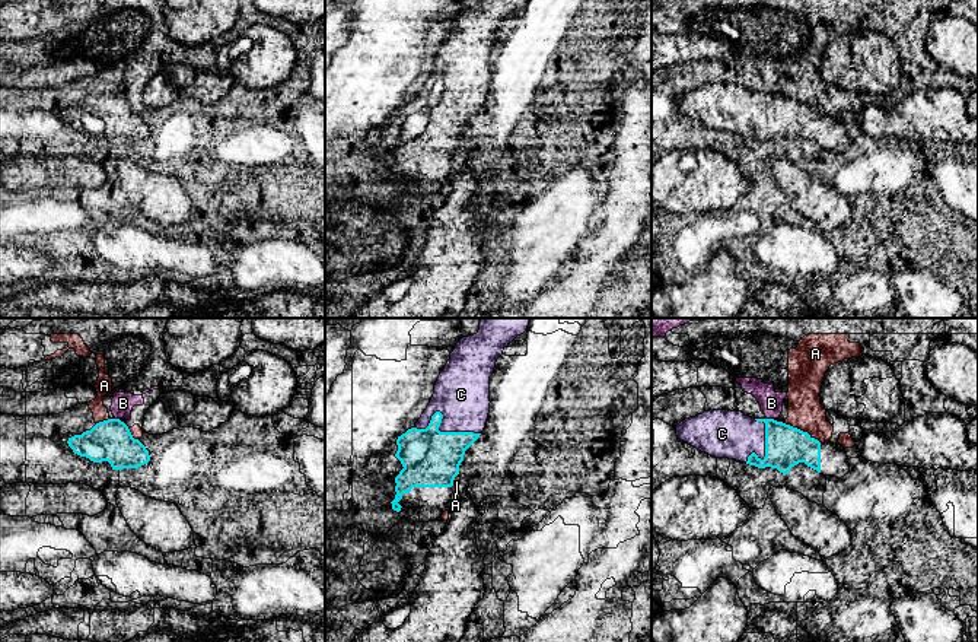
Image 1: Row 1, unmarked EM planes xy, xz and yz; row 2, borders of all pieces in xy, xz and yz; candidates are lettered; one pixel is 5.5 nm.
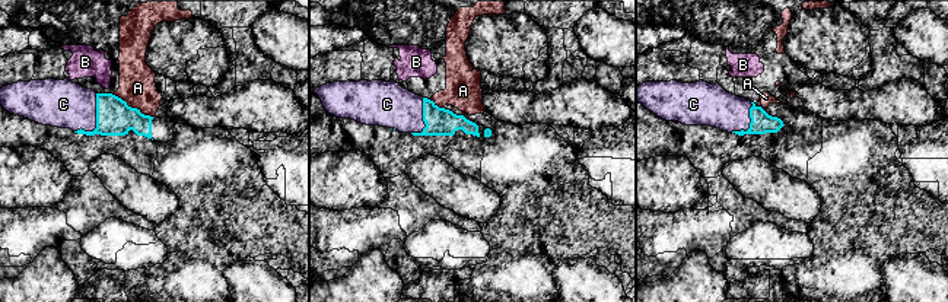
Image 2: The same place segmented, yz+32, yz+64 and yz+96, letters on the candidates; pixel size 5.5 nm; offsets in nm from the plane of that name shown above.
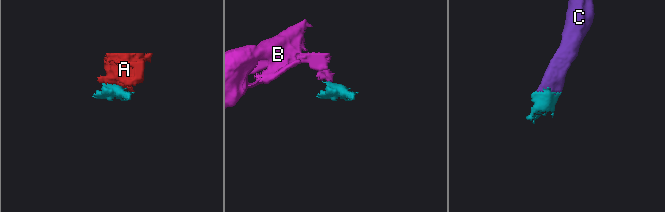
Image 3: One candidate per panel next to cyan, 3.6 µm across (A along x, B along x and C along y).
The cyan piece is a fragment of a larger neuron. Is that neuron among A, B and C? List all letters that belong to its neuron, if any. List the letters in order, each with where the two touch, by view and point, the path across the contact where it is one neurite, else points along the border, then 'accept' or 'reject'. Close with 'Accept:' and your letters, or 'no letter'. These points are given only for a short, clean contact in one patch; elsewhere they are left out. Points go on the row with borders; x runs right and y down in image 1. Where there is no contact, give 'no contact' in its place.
A: contact yz (802, 431); reject
B: contact yz (770, 419); border yz (767, 418), (773, 419); reject
C: contact xz (439, 425); accept
Accept: C

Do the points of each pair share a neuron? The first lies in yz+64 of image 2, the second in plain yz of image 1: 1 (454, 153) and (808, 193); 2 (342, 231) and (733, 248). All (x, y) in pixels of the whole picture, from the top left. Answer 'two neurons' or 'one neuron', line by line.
1: two neurons
2: one neuron

